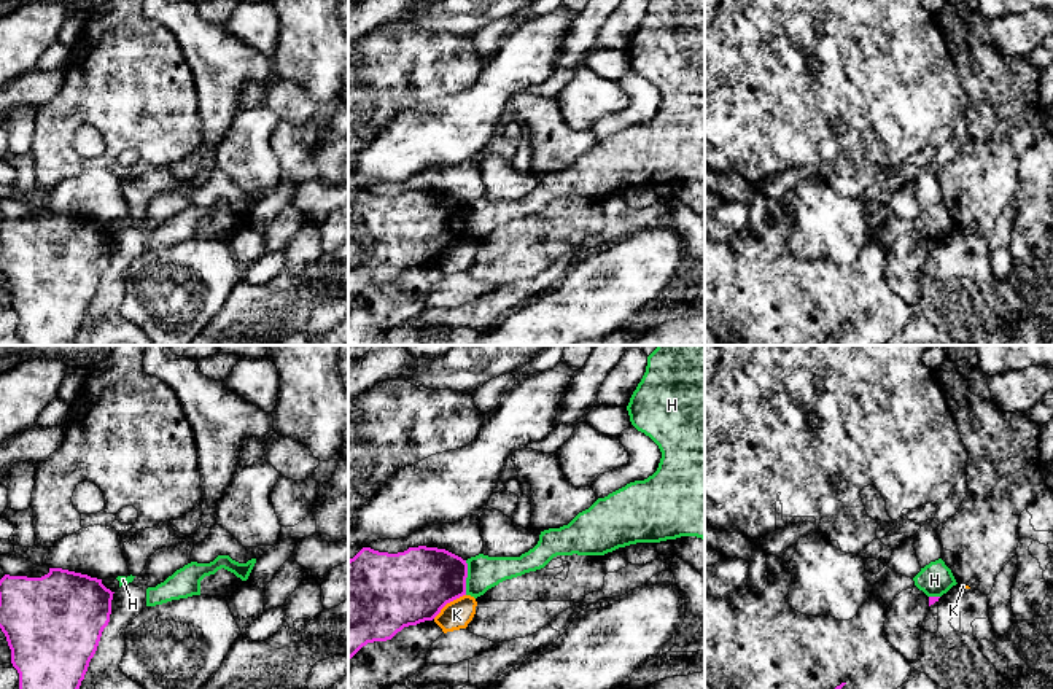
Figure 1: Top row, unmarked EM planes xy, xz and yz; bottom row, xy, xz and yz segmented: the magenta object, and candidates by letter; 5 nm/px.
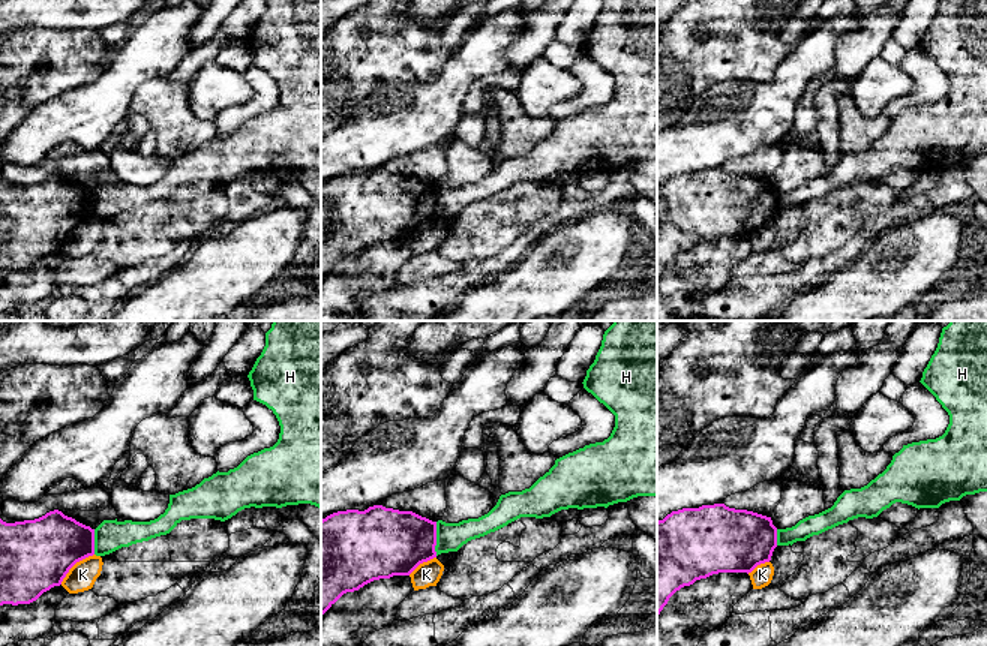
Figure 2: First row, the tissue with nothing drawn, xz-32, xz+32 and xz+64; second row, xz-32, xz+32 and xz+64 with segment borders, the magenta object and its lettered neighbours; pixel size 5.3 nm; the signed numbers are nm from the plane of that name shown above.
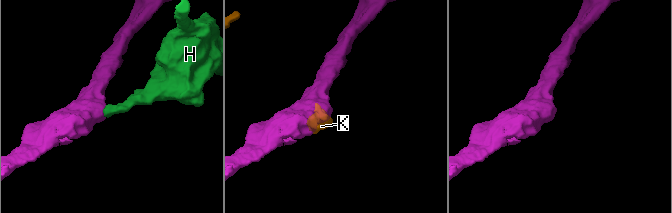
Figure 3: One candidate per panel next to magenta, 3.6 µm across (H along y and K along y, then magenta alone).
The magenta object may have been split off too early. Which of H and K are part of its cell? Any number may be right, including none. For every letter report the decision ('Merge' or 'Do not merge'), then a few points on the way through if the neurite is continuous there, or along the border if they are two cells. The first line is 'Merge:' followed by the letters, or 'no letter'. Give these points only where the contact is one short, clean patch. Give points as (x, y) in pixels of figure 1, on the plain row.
Merge: no letter
H: Do not merge. Boundary: xz (465, 204), (466, 237)
K: Do not merge

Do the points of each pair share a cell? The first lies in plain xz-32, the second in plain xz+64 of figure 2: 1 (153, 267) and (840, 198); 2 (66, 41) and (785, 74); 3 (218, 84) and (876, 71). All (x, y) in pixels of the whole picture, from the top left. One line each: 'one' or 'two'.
1: two
2: two
3: one

